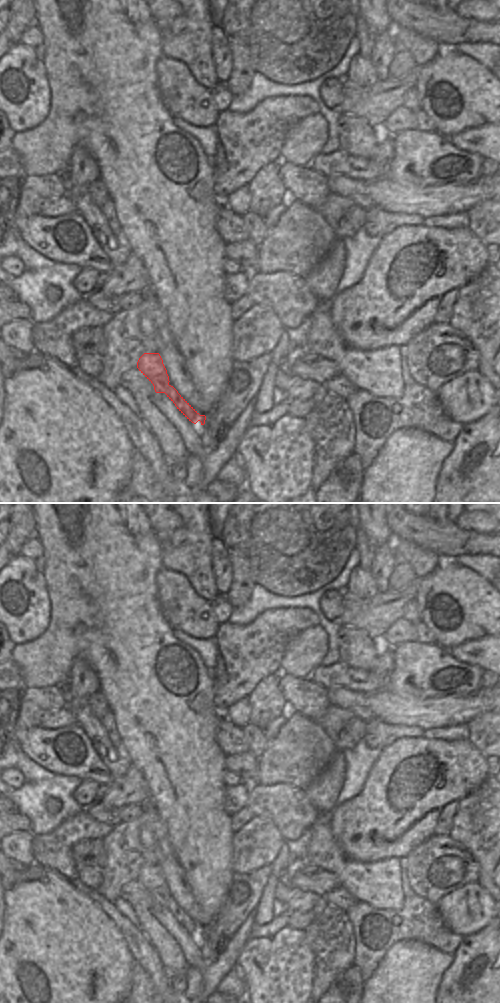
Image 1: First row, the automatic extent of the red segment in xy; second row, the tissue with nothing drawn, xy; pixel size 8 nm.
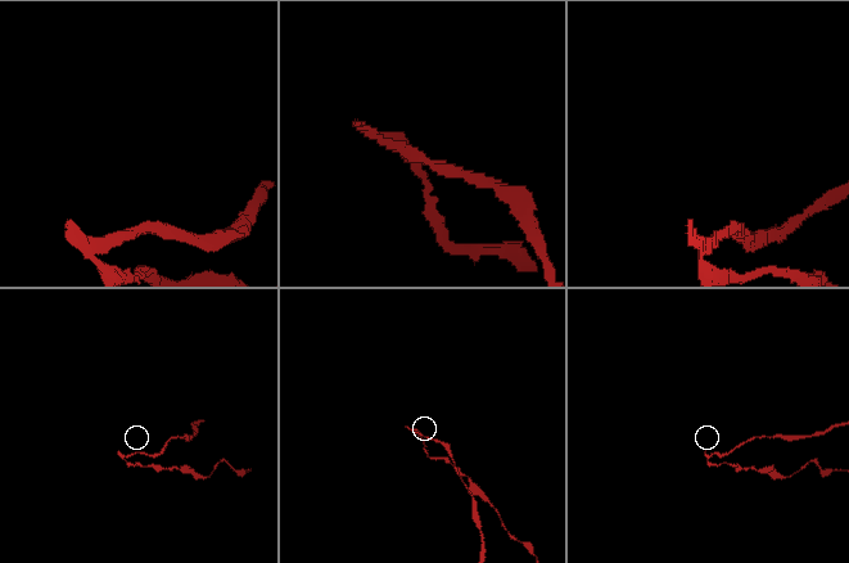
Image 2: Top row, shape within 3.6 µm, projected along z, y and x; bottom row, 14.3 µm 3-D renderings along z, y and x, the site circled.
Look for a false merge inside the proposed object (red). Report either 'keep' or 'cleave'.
cleave

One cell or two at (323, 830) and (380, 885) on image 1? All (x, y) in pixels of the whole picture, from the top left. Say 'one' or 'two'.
one

